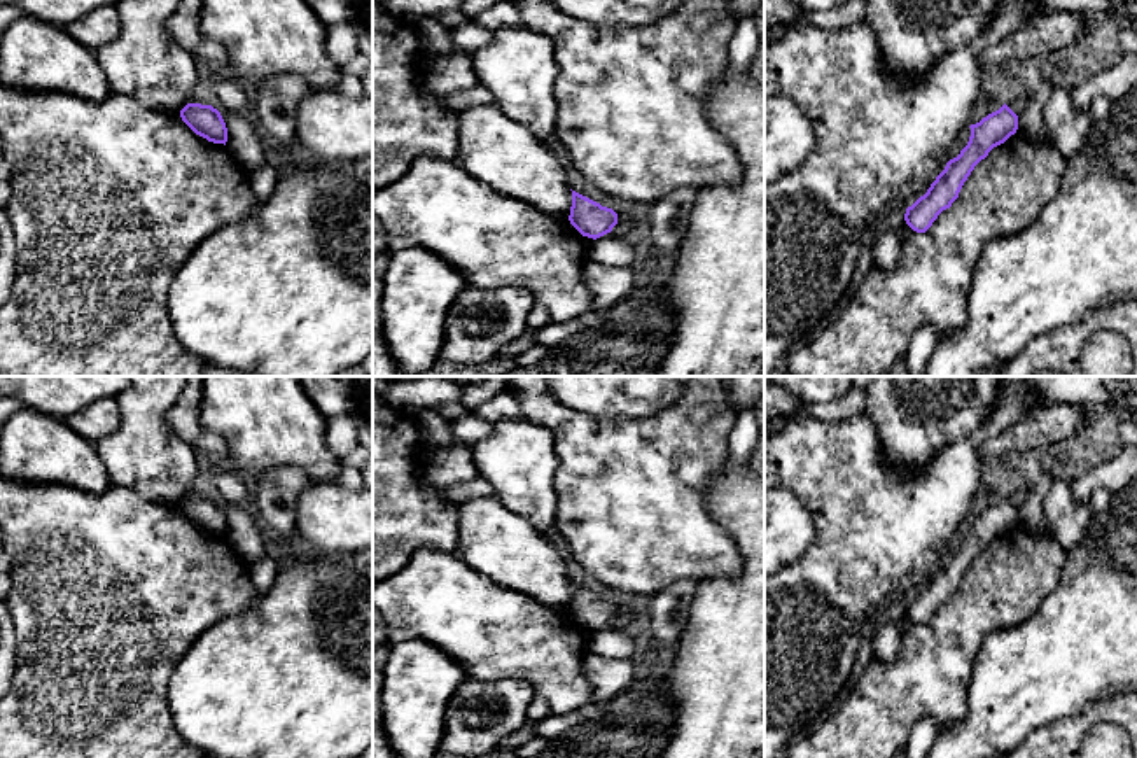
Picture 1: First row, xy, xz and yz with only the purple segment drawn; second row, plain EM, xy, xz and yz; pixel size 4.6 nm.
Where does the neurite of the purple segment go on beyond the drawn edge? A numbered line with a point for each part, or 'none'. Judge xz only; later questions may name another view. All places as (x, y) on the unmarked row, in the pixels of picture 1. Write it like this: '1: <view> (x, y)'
none

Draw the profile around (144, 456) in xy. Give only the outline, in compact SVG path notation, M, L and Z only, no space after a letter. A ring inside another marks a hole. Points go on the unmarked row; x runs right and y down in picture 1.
M128 376L129 387L115 399L121 425L93 443L108 480L143 499L180 506L198 483L198 452L164 422L185 376Z

